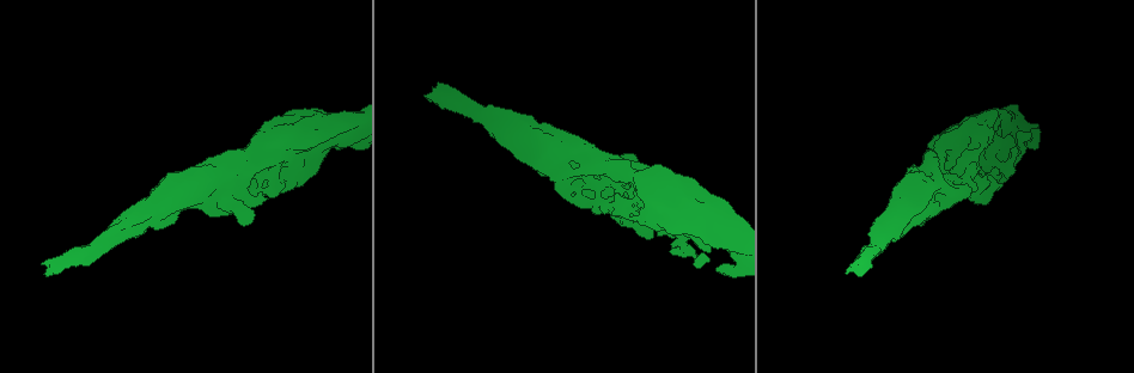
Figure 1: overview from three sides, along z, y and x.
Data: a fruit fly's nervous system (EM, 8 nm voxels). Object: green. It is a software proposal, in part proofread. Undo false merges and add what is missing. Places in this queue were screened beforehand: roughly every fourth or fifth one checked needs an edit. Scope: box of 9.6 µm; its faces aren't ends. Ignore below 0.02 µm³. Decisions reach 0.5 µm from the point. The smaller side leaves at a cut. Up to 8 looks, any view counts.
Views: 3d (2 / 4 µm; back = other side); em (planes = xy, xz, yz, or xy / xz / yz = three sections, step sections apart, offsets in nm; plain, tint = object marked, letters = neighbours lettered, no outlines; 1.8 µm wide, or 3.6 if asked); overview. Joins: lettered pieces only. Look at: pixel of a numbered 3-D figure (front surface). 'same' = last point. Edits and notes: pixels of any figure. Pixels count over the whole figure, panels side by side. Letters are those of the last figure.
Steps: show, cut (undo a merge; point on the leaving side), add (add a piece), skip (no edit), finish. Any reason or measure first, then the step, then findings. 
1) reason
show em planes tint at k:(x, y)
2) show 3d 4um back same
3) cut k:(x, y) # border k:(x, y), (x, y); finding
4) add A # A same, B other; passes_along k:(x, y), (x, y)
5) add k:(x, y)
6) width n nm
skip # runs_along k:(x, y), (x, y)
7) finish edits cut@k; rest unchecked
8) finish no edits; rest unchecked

abrupt turn
show 3d 4um at 1:(277, 156)

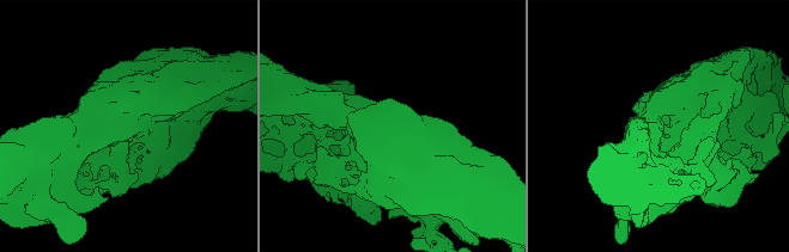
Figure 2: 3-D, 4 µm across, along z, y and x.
show em 3.6um planes letters at 2:(125, 124)

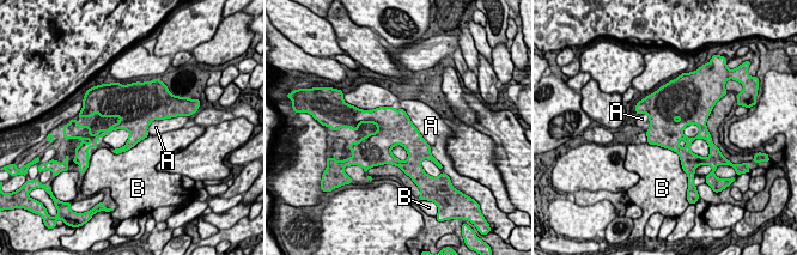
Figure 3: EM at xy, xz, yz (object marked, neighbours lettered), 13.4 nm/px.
longest_contact A 750 nm
skip # A other, B other; border 3:(401, 108), (429, 145), (431, 153); continuous, no second cell

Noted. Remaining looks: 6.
sudden change in width
show 3d 4um at 1:(736, 254)

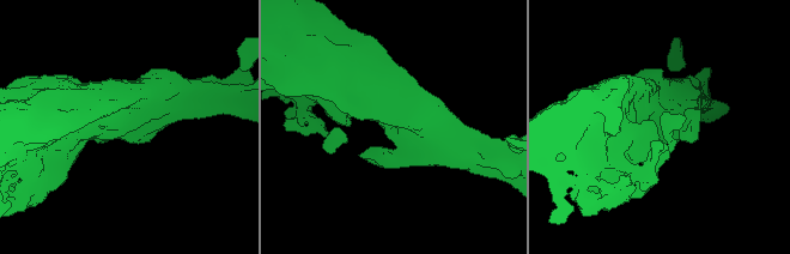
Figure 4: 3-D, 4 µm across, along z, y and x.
show em 3.6um planes tint at 4:(656, 117)

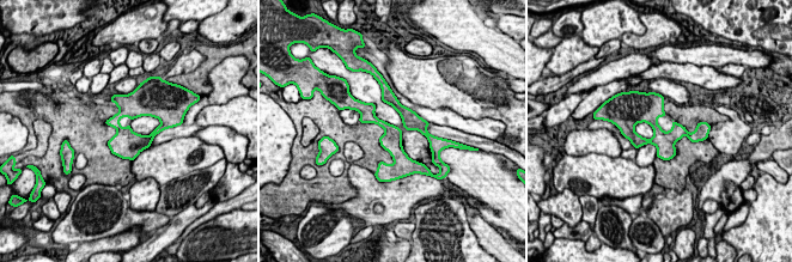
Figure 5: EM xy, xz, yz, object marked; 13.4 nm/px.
show em 3.6um planes letters same

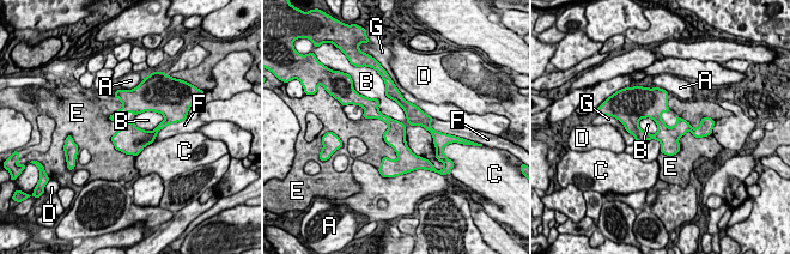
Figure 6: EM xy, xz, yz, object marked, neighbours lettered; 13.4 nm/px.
skip # A other, B other, C other, D other, E other, F other, G other; border 6:(368, 97), (424, 158); continuous, no second cell

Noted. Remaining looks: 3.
branch stops here
show em 3.6um xy step 8 letters at 1:(860, 275)

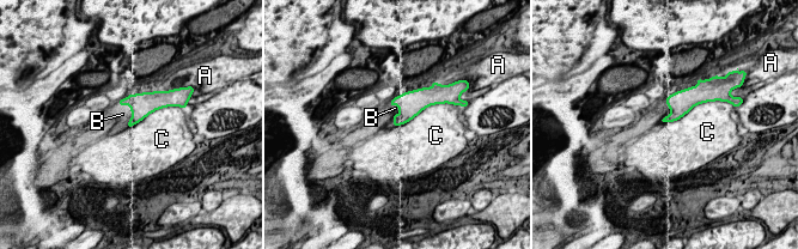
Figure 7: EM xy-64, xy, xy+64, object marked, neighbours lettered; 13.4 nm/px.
cut it another way
show em 3.6um planes letters same

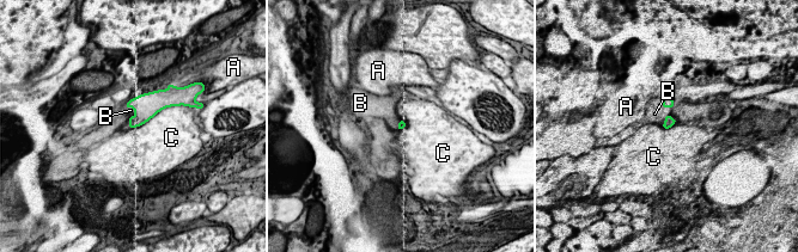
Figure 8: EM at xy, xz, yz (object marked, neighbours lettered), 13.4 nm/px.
add B # A other, B same, C other; the cell continues

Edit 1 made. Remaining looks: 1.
finish edits add@8; rest unchecked

